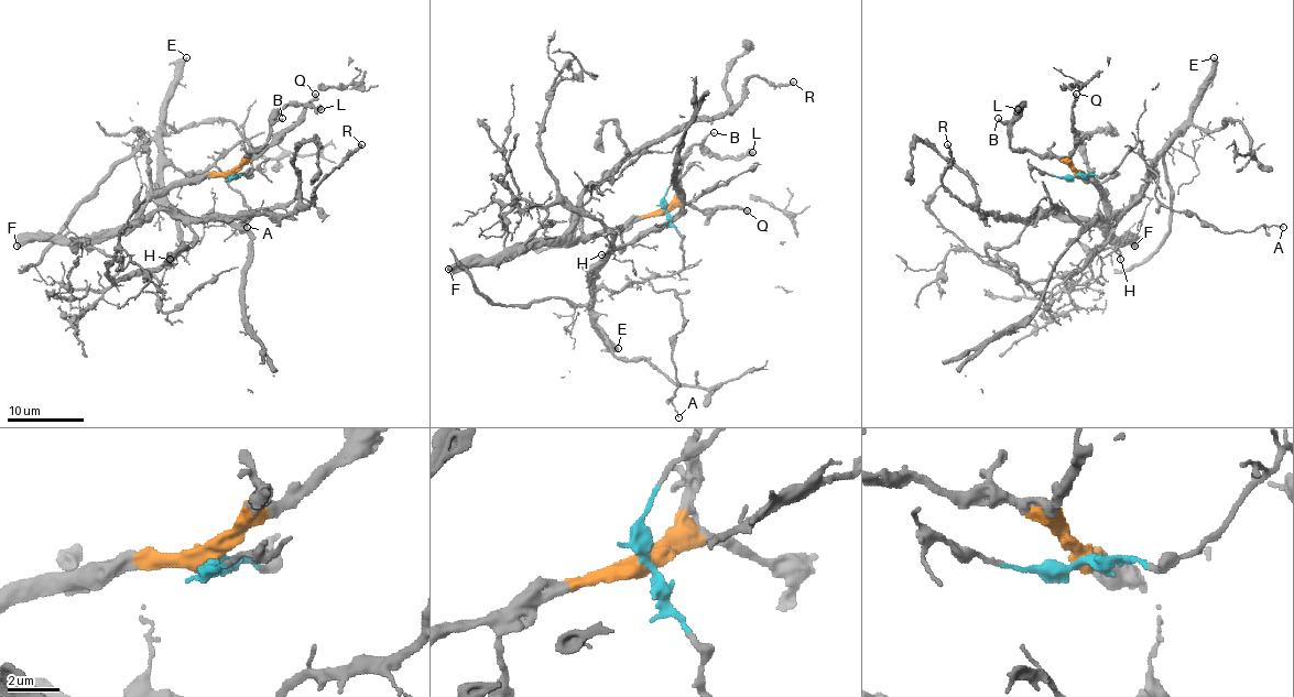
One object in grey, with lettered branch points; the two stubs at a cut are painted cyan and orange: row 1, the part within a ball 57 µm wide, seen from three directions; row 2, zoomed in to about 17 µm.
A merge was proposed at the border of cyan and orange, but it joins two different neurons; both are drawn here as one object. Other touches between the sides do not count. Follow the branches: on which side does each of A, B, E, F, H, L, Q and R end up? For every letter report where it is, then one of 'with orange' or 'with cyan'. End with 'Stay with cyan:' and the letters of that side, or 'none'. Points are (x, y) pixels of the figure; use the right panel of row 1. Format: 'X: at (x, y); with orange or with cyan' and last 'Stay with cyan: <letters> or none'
A: at (1283, 227); with cyan
B: at (998, 118); with orange
E: at (1214, 57); with cyan
F: at (1134, 246); with orange
H: at (1120, 259); with cyan
L: at (1018, 109); with orange
Q: at (1076, 94); with orange
R: at (947, 144); with orange
Stay with cyan: A, E, H

